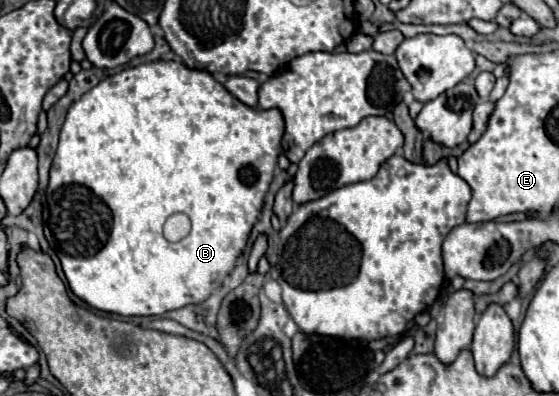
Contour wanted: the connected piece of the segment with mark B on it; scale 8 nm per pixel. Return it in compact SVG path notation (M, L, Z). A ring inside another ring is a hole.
M152 61L138 67L124 69L112 77L100 81L94 89L84 93L78 101L74 101L68 109L66 121L60 131L60 145L56 149L50 183L46 189L48 209L50 209L50 231L54 239L50 239L54 253L58 255L68 285L76 297L86 301L90 307L96 307L106 313L116 313L122 317L164 315L166 311L180 309L186 305L196 305L206 301L214 289L218 289L224 277L234 269L234 263L242 249L246 247L248 235L258 219L262 209L262 199L270 187L272 173L278 159L278 147L284 135L284 119L278 109L252 109L240 103L222 83L218 83L208 71L188 69L180 61ZM80 185L90 189L94 195L74 195L70 187ZM172 213L186 213L192 221L192 231L178 243L168 243L162 237L162 225Z

